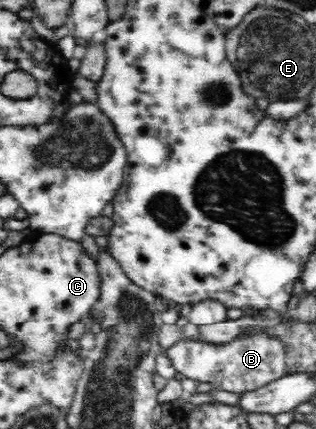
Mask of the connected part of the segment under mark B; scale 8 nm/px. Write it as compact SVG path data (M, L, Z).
M250 335L235 340L232 344L213 345L190 341L184 338L165 350L172 367L185 377L212 385L213 391L224 390L240 393L258 389L279 377L286 371L286 353L276 338Z

